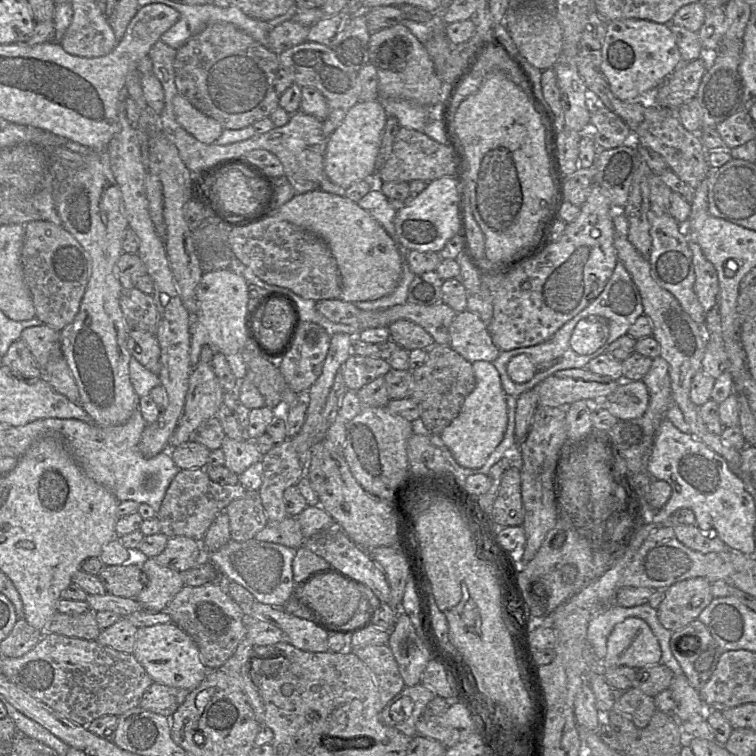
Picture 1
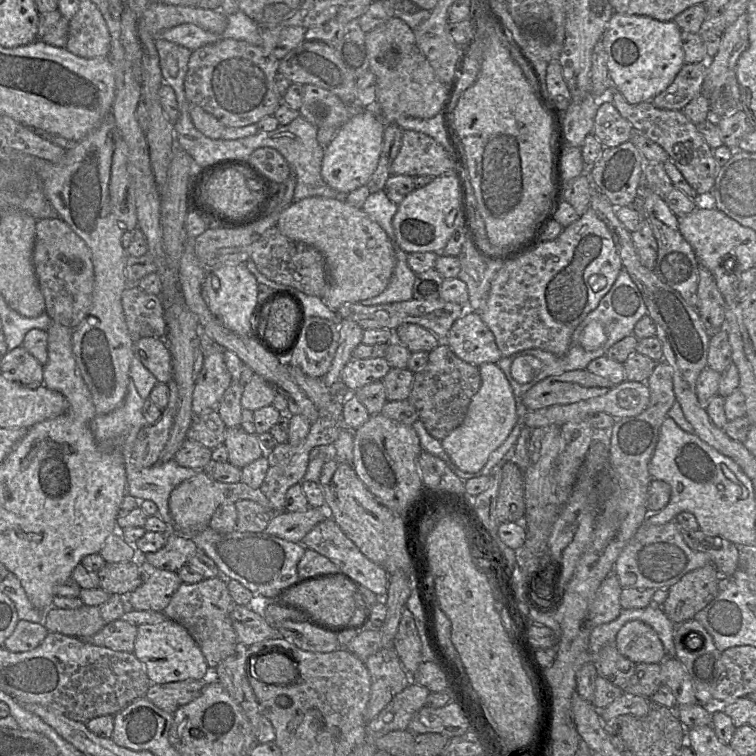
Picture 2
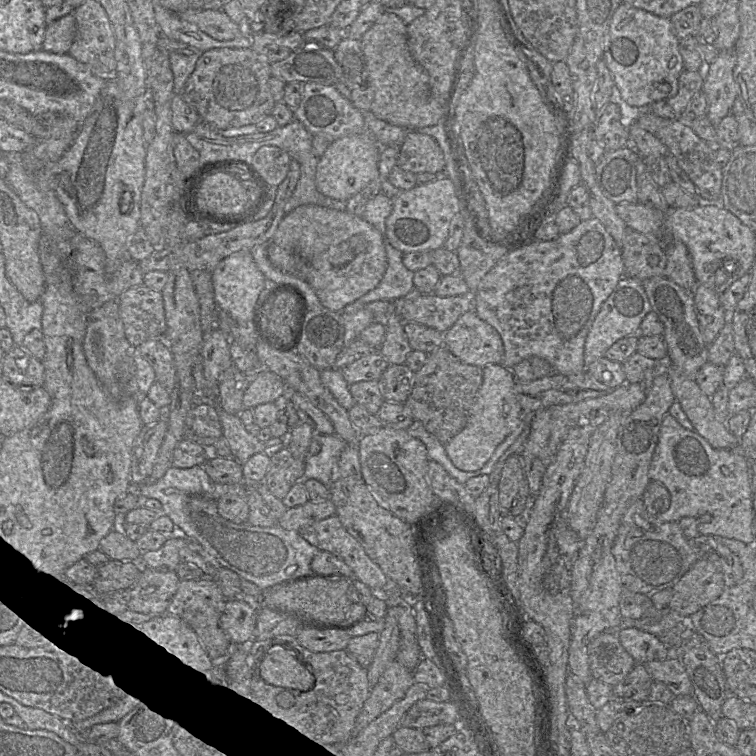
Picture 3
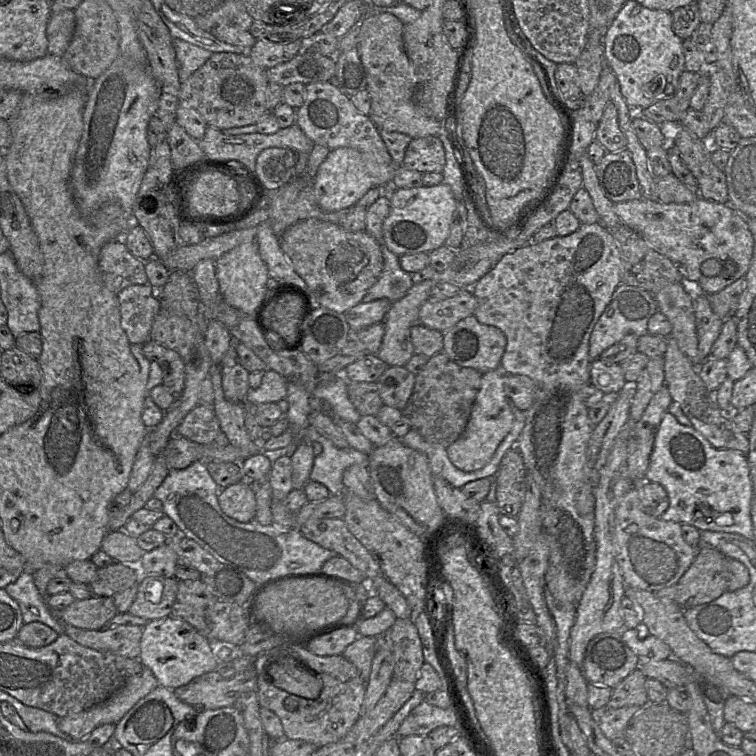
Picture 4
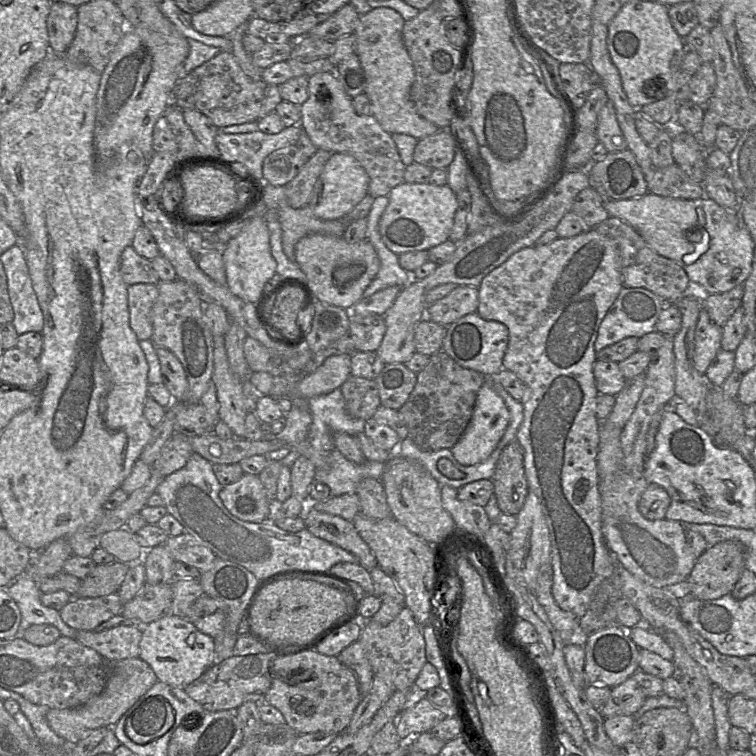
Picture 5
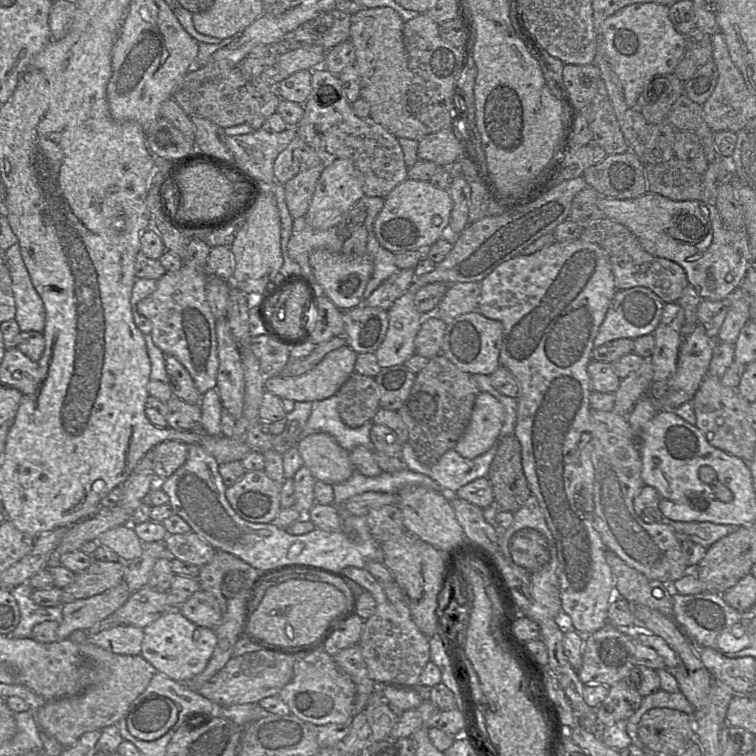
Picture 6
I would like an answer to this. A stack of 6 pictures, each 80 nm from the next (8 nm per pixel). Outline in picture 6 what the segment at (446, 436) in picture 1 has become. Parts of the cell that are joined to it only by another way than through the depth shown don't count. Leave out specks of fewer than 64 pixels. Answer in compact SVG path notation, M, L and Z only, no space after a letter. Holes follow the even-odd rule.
M480 392L470 422L455 445L455 451L467 459L484 454L493 446L504 421L503 405L491 394Z

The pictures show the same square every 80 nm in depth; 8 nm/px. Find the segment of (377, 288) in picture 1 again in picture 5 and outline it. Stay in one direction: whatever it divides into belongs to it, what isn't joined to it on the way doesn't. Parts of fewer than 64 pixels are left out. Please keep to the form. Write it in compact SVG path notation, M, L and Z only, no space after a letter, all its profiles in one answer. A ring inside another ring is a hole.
M309 234L295 245L297 265L306 276L316 300L351 311L380 269L380 259L368 239L349 243L343 236Z

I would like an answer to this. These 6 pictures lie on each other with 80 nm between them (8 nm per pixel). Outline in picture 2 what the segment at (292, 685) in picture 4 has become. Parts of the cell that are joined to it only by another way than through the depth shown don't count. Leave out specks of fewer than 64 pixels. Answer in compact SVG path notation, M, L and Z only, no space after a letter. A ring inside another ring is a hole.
M277 651L260 656L255 672L262 682L272 685L289 685L298 678L296 661Z

